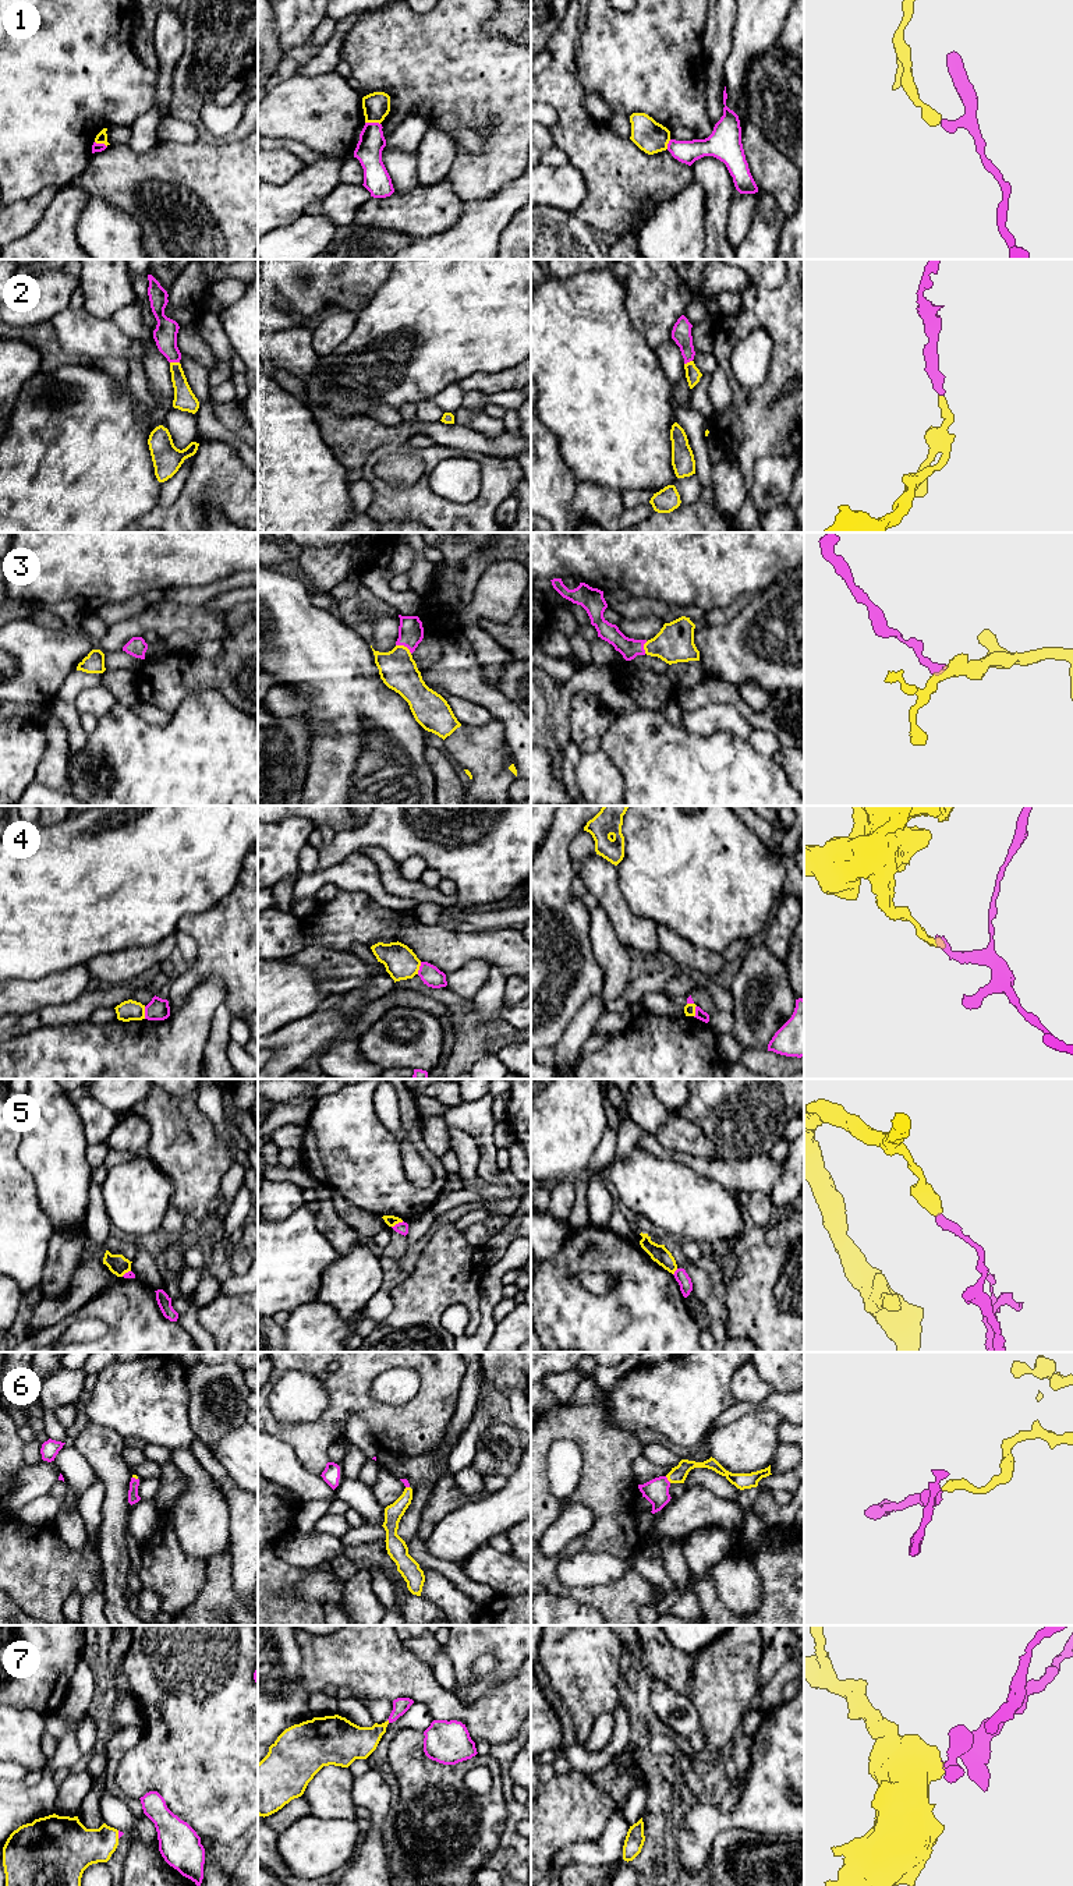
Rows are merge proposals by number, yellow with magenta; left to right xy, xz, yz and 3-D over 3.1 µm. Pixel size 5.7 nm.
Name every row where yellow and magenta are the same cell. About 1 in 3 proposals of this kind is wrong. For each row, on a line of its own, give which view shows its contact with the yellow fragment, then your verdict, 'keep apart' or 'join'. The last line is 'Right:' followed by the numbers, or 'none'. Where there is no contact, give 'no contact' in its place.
1: xz | keep apart
2: xy | join
3: xz | join
4: xy | keep apart
5: xz | keep apart
6: yz | join
7: xy | join
Right: 2, 3, 6, 7

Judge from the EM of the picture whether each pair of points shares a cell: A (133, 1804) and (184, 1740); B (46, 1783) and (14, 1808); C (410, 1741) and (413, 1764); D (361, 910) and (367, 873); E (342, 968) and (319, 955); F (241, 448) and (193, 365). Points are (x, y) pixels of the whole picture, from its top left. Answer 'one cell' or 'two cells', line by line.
A: two cells
B: one cell
C: one cell
D: two cells
E: one cell
F: one cell

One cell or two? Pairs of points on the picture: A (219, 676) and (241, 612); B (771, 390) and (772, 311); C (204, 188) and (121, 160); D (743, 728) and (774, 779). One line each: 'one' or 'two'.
A: one
B: one
C: one
D: two

